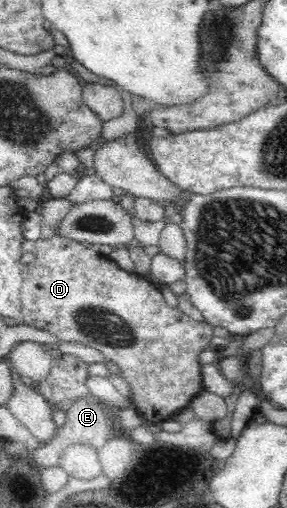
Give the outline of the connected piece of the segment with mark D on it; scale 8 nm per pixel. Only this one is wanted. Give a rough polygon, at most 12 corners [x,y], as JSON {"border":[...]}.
{"border":[[56,234],[20,248],[24,322],[117,364],[159,427],[206,392],[209,322]]}

